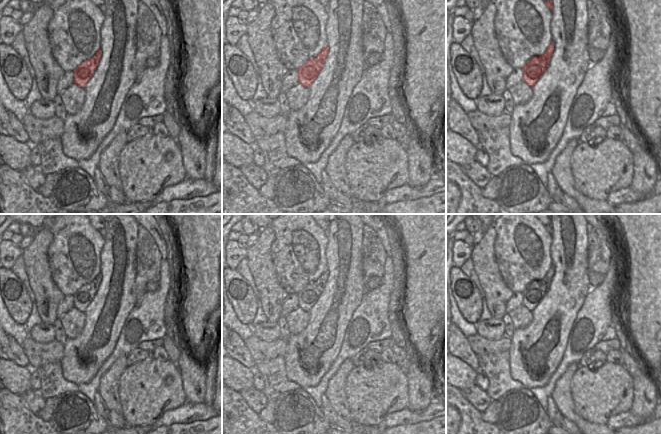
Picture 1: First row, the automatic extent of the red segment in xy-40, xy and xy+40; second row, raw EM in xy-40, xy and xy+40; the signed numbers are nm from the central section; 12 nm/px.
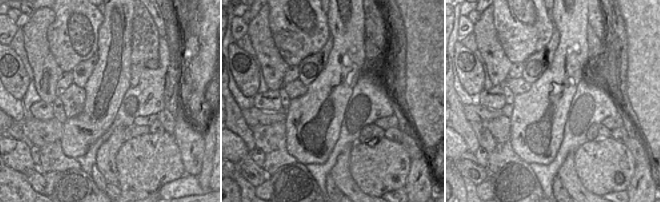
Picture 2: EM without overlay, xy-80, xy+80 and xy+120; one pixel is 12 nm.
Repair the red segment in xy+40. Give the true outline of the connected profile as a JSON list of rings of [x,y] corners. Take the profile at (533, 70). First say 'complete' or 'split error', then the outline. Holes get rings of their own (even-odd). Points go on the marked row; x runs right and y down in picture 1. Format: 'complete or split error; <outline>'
complete; [[[554,43],[548,46],[546,52],[540,56],[532,57],[522,68],[523,79],[530,88],[534,87],[536,82],[542,77],[546,68],[550,64],[551,57],[554,52]]]

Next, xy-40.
complete; [[[98,50],[92,58],[82,62],[78,65],[77,68],[73,70],[74,83],[76,85],[78,85],[81,88],[86,88],[86,84],[92,78],[101,57],[102,51]]]

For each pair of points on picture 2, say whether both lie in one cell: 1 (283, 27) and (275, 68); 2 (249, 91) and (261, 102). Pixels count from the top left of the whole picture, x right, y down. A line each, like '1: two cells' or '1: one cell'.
1: two cells
2: two cells

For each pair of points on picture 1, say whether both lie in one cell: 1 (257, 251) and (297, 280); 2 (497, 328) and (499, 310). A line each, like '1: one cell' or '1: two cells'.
1: two cells
2: two cells

